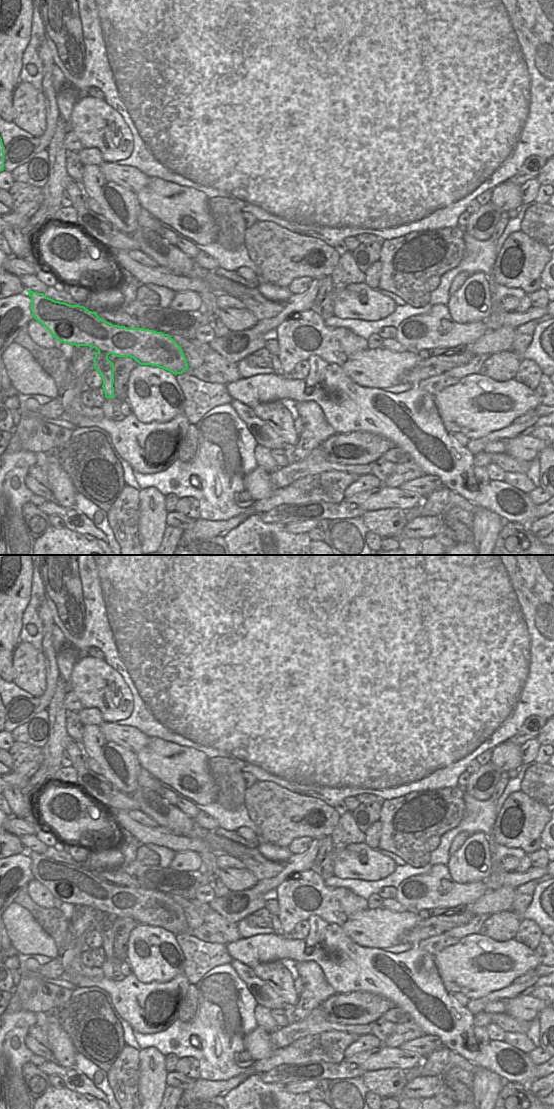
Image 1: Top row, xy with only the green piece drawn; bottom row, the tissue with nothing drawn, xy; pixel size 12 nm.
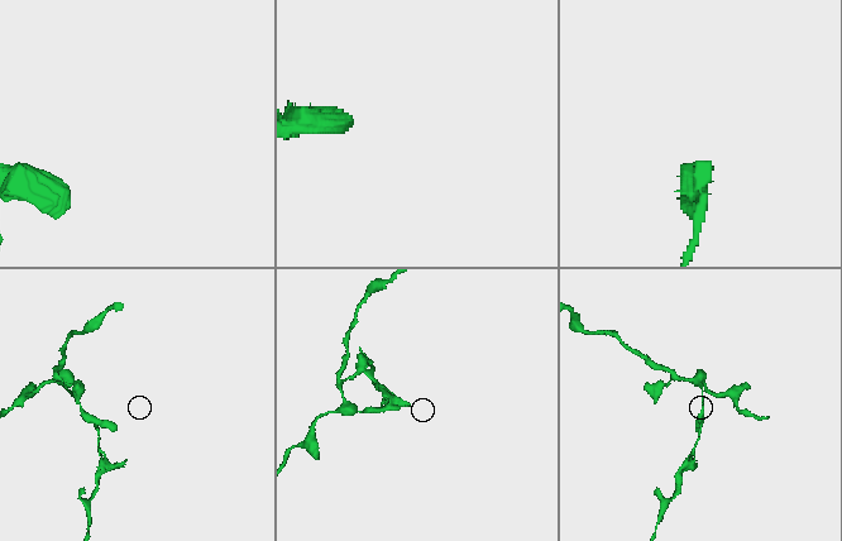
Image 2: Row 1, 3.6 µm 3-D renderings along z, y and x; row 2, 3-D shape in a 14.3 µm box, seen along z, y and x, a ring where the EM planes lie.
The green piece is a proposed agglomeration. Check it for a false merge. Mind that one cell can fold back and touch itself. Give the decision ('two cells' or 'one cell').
two cells

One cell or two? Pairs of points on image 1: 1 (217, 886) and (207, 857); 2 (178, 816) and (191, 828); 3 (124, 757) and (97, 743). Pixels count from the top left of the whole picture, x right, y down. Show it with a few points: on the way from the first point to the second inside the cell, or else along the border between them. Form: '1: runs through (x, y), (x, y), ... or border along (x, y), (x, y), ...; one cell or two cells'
1: runs through (213, 879), (211, 864); one cell
2: runs through (181, 819), (188, 826); one cell
3: runs through (117, 750), (108, 740), (104, 742); one cell

